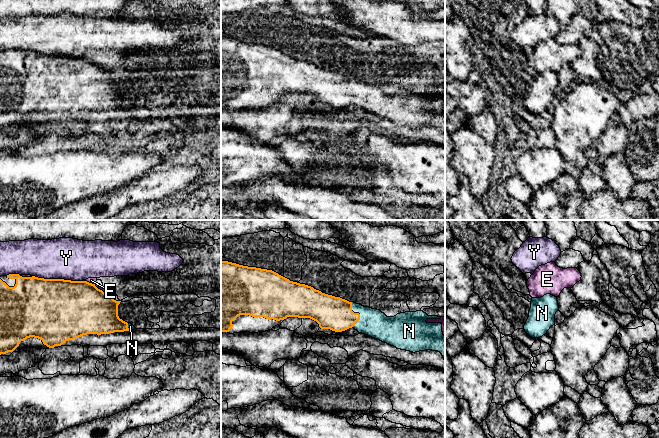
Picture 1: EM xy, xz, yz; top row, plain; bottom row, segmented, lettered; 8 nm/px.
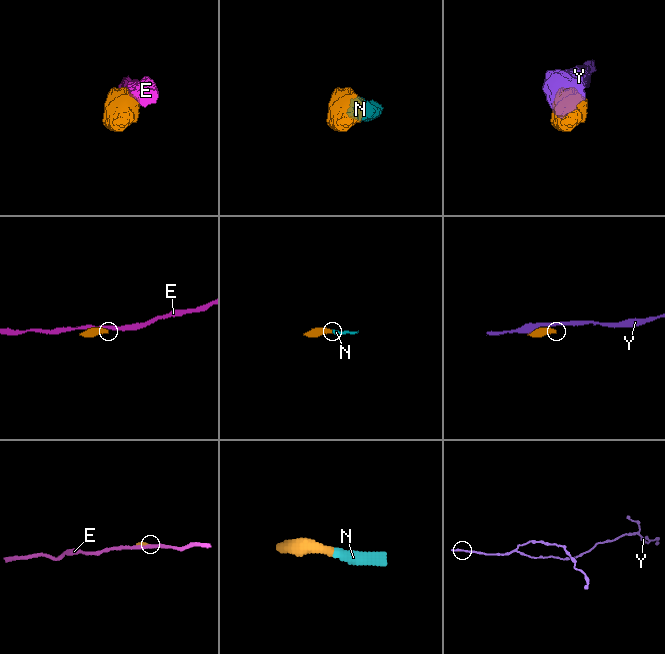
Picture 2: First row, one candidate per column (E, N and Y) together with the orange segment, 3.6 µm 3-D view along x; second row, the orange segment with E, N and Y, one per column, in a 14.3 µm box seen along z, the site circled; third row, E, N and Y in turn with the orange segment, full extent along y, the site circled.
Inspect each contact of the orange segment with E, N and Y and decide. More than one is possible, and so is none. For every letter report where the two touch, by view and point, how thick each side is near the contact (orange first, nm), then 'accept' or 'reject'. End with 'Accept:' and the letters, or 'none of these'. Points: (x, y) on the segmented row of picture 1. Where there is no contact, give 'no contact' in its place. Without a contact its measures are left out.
E: contact xy (90, 283); calibres 440 and 50 nm; reject
N: contact xz (358, 313); calibres 260 and 220 nm; accept
Y: contact xy (45, 279); calibres 500 and 340 nm; reject
Accept: N

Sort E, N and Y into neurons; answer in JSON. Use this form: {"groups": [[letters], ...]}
{"groups": [["E"], ["N"], ["Y"]]}

